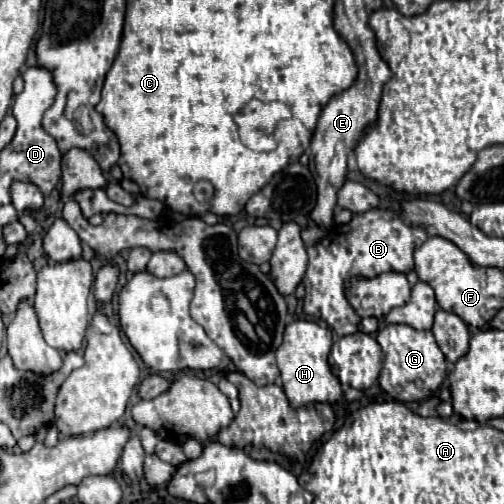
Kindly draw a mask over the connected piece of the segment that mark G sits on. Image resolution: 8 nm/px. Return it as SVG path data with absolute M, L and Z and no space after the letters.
M387 324L377 332L377 342L385 354L379 384L389 396L397 402L423 402L437 394L441 382L445 380L447 362L429 330L419 332L407 324Z

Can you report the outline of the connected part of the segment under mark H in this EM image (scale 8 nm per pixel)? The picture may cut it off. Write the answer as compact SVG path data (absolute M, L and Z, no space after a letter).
M295 320L285 328L283 344L277 348L277 366L281 370L283 390L293 408L301 408L309 402L335 404L343 396L341 382L333 376L327 362L331 344L331 330L321 322Z

